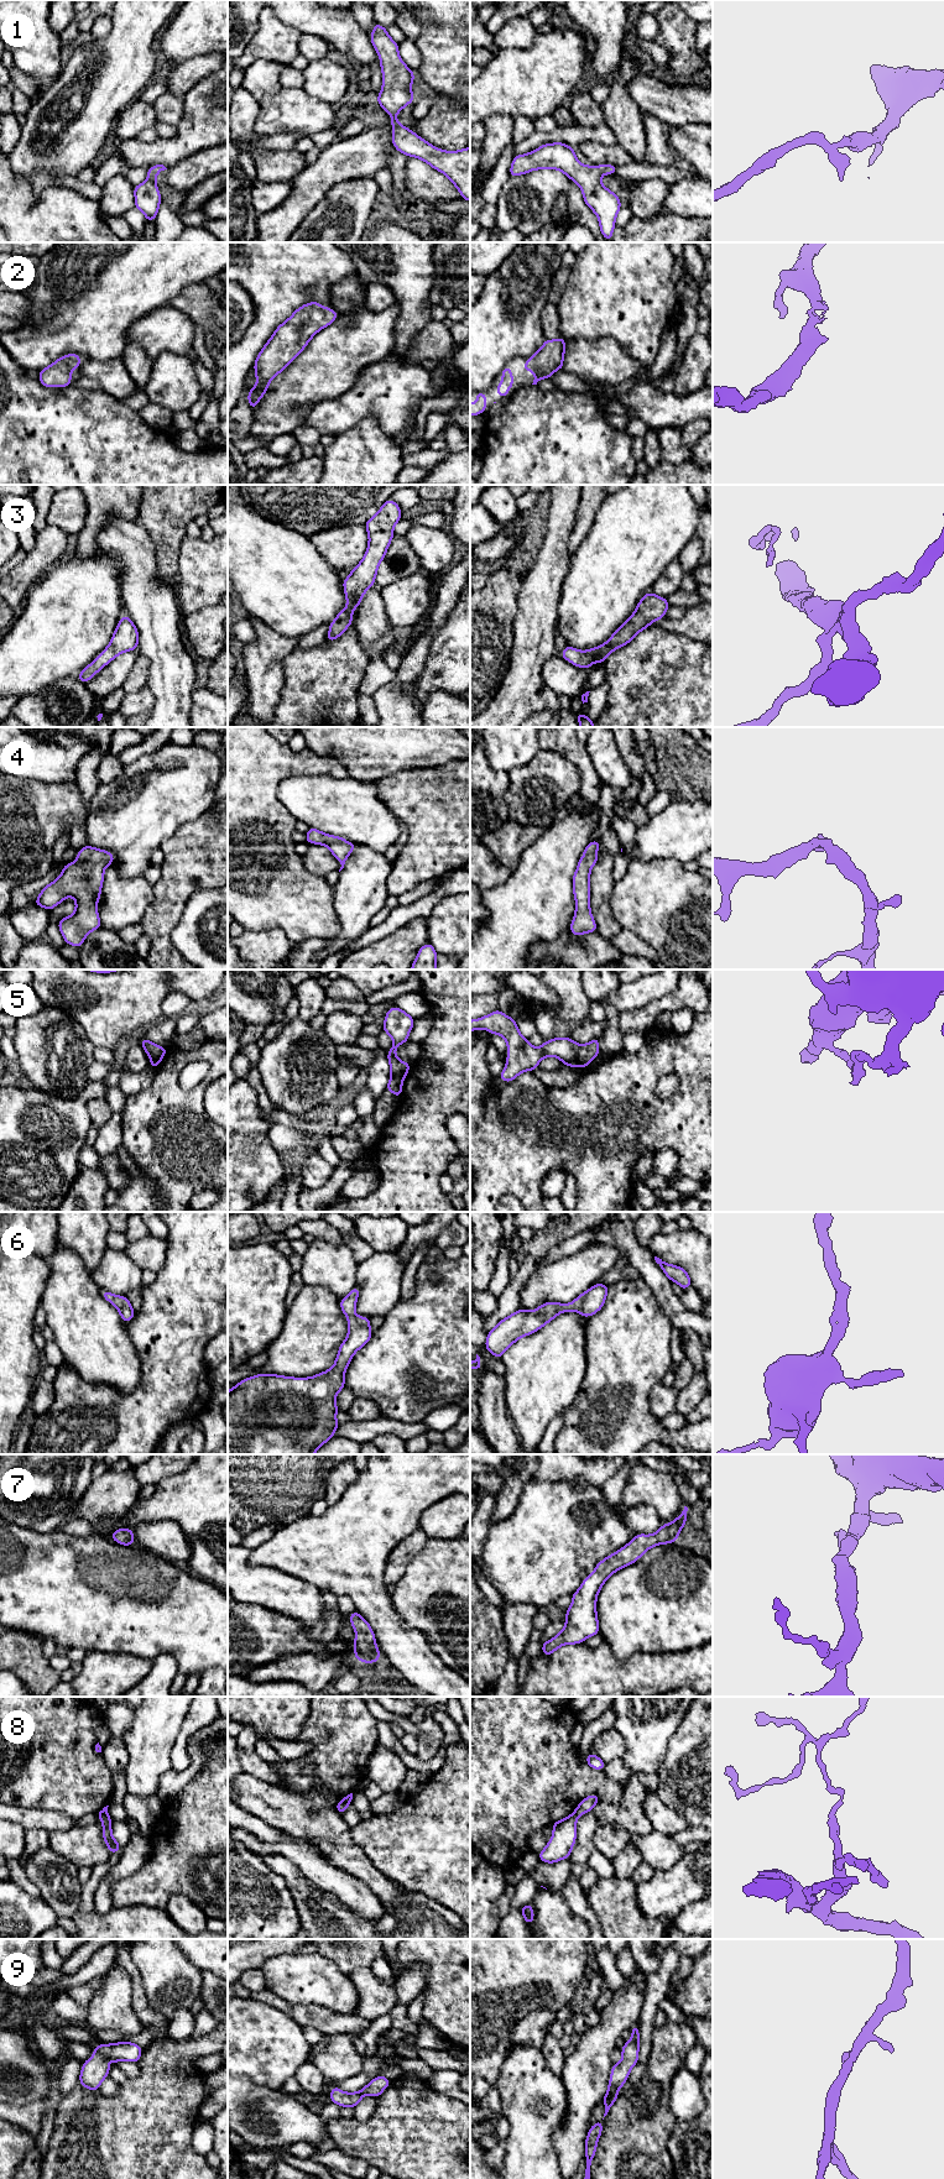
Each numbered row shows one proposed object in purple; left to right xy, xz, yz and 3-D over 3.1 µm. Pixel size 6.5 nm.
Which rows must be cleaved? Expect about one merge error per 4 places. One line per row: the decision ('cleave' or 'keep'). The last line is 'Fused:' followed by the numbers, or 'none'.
1: keep
2: keep
3: keep
4: keep
5: cleave
6: keep
7: keep
8: cleave
9: keep
Fused: 5, 8

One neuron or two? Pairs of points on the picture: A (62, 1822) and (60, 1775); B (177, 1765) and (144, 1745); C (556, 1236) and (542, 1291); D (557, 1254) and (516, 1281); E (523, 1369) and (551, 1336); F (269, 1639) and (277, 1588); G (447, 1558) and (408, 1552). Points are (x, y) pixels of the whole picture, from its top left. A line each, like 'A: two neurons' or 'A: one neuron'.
A: two neurons
B: two neurons
C: two neurons
D: two neurons
E: one neuron
F: two neurons
G: two neurons

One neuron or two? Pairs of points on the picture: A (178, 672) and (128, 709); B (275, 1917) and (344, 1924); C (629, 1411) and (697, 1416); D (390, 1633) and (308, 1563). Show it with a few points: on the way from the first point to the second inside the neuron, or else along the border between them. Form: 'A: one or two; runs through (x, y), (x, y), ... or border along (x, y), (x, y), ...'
A: two; border along (146, 686), (154, 698), (154, 707), (149, 714)
B: two; border along (290, 1892), (301, 1926)
C: two; border along (699, 1421), (687, 1425)
D: one; runs through (376, 1610), (330, 1564)

